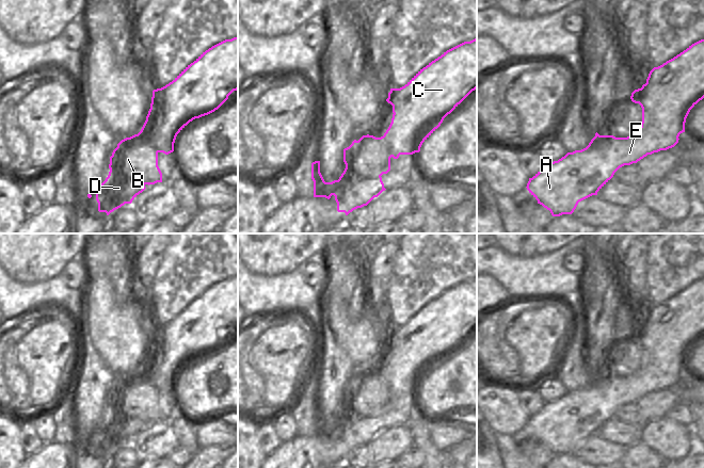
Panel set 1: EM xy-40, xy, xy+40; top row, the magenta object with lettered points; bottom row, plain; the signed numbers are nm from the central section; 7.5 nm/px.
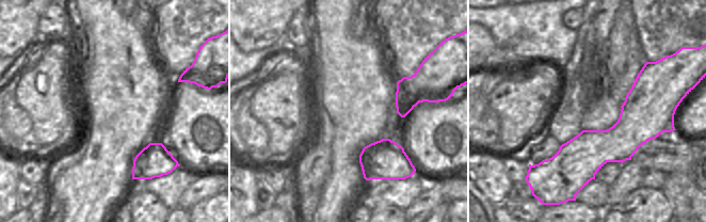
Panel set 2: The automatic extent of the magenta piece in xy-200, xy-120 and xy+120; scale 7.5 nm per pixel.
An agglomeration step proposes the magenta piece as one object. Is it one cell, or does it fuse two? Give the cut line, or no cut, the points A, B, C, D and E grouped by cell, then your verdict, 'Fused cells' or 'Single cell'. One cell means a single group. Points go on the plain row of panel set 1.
Split along xy (357, 380), (362, 388), (354, 399), (354, 413), (380, 416). Groups: A C D E / B. Fused cells.

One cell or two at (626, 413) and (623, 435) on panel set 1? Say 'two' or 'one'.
two

